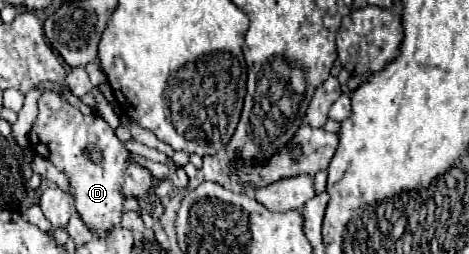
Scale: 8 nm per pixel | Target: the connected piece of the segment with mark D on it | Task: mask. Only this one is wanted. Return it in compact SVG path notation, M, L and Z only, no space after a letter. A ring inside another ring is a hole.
M45 91L39 97L39 115L29 133L29 143L33 145L37 155L49 159L71 177L77 211L85 225L93 231L93 235L105 235L119 223L125 197L143 197L153 185L151 173L145 167L129 161L129 151L115 137L113 129L103 121L103 117L81 115L53 91ZM87 143L97 143L97 147L101 149L101 165L89 161L85 153Z

